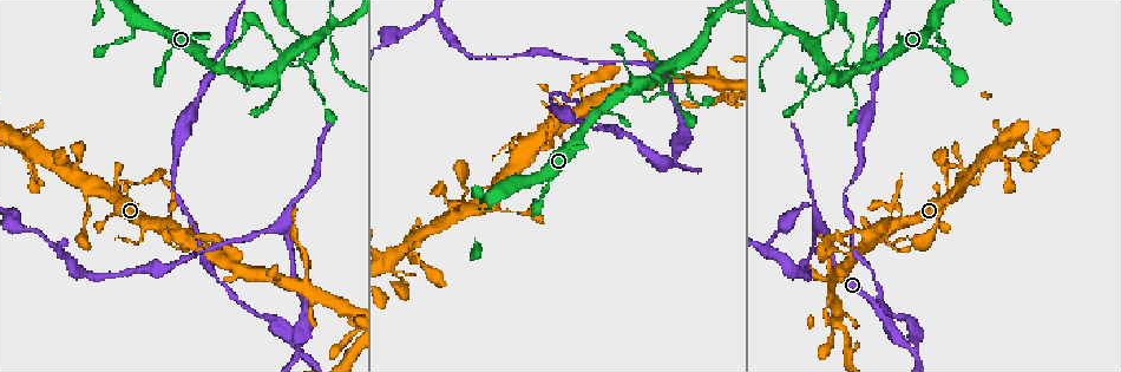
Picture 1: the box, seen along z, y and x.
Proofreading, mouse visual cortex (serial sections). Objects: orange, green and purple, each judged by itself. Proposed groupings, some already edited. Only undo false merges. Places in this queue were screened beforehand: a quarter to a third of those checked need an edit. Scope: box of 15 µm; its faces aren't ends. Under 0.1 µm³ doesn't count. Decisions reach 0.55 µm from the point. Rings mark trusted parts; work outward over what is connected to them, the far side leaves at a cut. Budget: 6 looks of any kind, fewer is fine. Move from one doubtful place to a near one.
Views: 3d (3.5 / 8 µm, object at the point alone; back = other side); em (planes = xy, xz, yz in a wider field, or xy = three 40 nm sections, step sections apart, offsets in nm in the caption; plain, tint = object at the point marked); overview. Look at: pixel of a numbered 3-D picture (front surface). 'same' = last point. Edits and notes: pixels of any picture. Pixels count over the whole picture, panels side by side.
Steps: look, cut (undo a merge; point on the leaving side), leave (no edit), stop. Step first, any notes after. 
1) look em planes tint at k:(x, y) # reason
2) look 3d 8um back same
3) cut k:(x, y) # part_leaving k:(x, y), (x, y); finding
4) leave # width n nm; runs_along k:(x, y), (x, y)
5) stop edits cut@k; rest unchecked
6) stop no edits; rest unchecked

look 3d 3.5um at 1:(815, 206) # thick turns thin

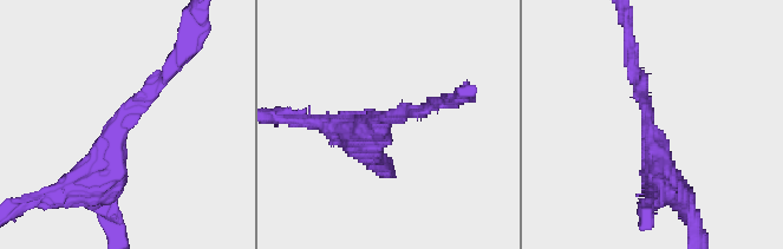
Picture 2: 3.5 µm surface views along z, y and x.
leave # arm_widths 200, 450 nm; one cell here

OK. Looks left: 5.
look 3d 3.5um at 1:(676, 162) # thin arm on a thick one

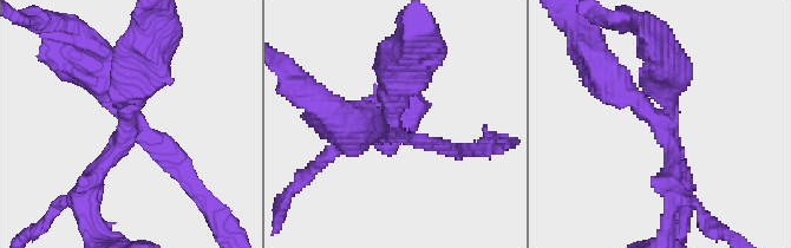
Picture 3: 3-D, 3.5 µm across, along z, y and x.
look em xy step 3 tint at 3:(128, 119) # need the tissue

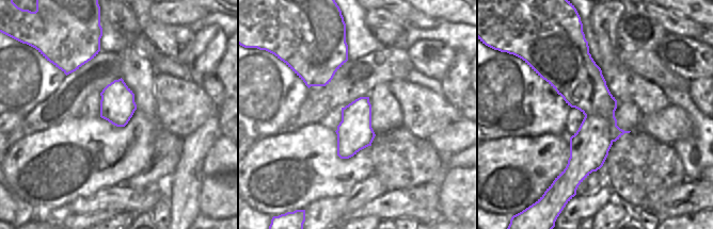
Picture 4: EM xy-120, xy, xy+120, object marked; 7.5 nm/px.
look em planes tint same # cut it another way

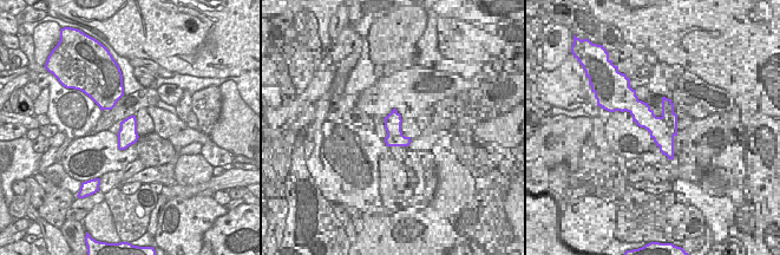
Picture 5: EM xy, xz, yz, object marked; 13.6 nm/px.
cut 3:(98, 87) # width 260 nm; part_leaving 3:(667, 117), (667, 59), (646, 27); a second cell is stuck on

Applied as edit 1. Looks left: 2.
stop edits cut@3; rest unchecked

